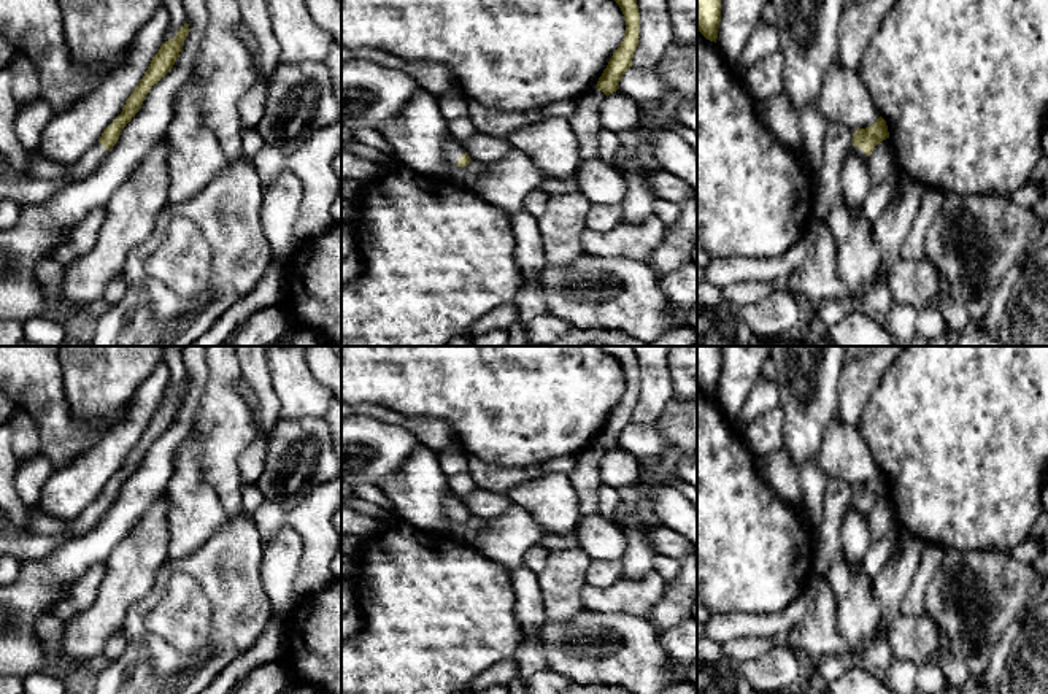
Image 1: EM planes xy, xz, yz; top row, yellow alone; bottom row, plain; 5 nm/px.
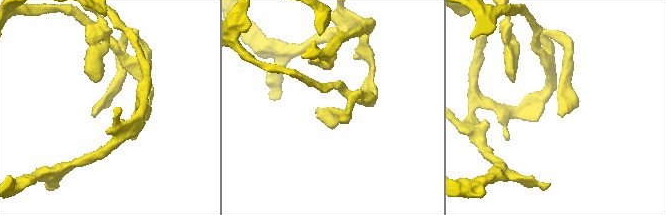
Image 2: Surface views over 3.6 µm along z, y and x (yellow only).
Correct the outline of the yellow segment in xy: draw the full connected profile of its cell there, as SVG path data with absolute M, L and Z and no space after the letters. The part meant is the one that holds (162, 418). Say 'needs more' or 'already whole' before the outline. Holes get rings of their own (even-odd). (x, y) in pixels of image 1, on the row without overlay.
needs more | M189 380L178 386L176 392L162 399L159 408L152 413L144 432L127 454L121 470L103 486L100 495L70 521L70 530L64 535L41 535L21 532L17 538L8 538L0 532L0 557L13 556L14 559L37 561L54 553L60 545L91 532L100 518L110 510L118 499L122 484L140 467L148 448L157 440L175 421L189 389Z

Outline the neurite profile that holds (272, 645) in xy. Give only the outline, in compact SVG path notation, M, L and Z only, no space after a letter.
M272 619L257 642L230 661L213 683L198 694L229 694L235 683L256 667L272 661L283 661L287 653L286 650L287 640L284 637L283 621Z

